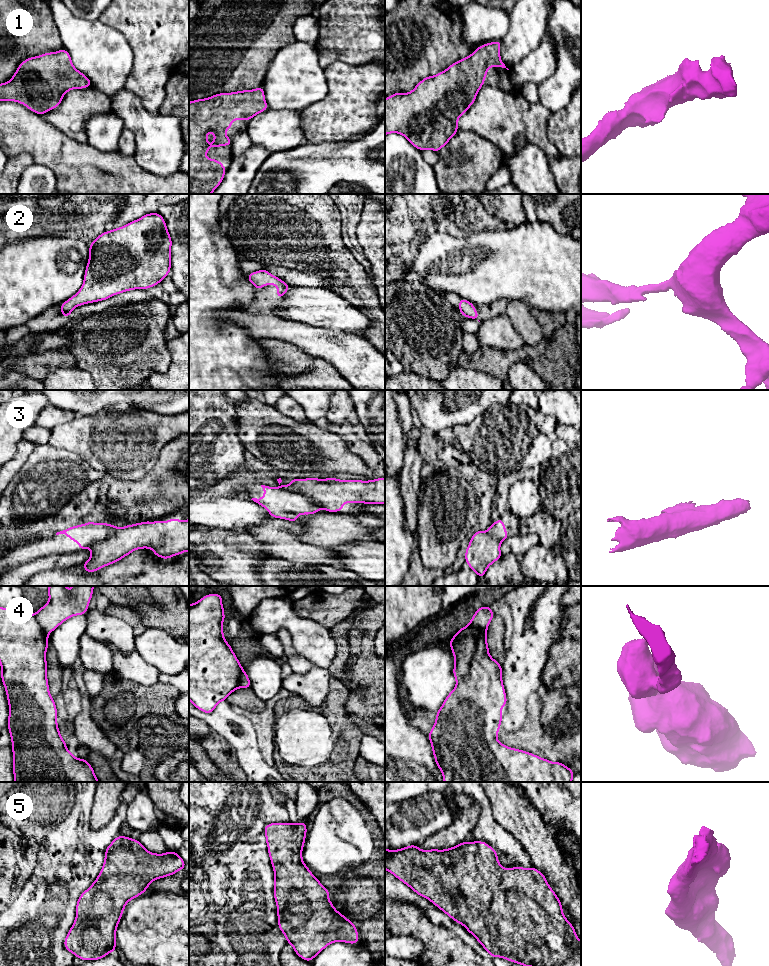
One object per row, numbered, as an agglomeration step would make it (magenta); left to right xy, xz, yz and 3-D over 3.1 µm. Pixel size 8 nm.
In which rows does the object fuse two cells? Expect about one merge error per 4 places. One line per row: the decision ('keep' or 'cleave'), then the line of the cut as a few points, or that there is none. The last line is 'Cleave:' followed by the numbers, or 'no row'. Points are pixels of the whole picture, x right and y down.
1: keep; cut none
2: keep; cut none
3: cleave; cut xz (280, 486), (302, 493), (317, 506)
4: cleave; cut xy (34, 615), (40, 627), (47, 634)
5: keep; cut none
Cleave: 3, 4

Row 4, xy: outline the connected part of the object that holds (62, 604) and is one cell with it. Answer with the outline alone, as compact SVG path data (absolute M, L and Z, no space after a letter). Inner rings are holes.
M49 586L47 590L49 601L35 613L35 618L44 632L50 634L70 617L85 615L93 590L94 586L72 586L72 590L69 592L66 586Z

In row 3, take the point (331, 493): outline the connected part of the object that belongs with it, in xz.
M306 478L291 479L288 486L280 486L306 496L328 512L340 512L344 503L385 504L385 478L375 480L339 480Z

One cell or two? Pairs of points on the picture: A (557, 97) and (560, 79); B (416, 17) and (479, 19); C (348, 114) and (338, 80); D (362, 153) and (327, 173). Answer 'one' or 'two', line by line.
A: one
B: two
C: one
D: one

